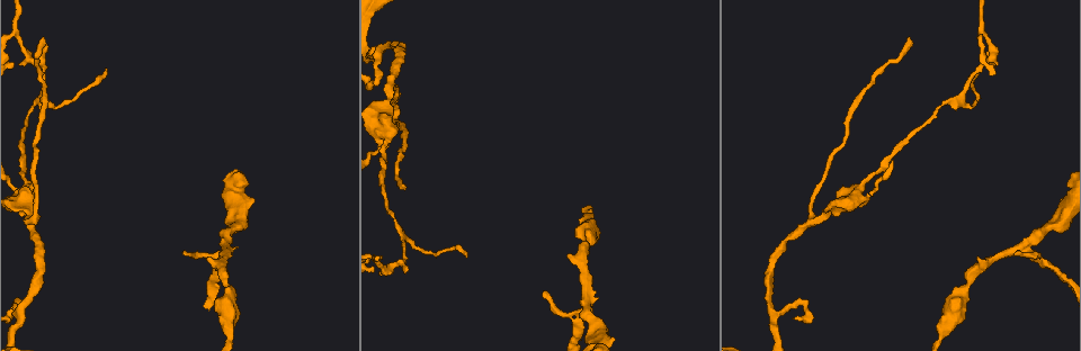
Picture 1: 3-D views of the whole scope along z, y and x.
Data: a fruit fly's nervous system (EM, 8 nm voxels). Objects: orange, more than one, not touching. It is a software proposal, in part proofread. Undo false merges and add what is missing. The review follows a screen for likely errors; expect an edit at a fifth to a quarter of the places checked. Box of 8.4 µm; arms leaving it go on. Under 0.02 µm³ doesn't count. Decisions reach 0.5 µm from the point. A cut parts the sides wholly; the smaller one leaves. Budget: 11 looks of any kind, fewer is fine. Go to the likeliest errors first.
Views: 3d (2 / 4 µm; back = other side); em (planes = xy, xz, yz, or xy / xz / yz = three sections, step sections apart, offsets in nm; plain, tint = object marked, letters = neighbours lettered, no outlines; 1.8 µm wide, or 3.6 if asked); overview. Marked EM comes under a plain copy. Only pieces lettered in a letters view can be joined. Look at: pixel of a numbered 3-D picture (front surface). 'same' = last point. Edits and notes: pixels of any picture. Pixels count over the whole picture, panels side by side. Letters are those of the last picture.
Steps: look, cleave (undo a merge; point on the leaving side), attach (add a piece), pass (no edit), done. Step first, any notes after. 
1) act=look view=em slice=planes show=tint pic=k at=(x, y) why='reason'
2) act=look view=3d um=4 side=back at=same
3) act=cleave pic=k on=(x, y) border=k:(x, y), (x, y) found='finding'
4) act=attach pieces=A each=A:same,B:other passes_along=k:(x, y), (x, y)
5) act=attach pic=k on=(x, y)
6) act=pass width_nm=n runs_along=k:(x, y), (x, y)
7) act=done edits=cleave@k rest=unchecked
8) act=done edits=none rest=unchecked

act=look view=3d um=4 pic=1 at=(24, 198) why='sudden change in width'

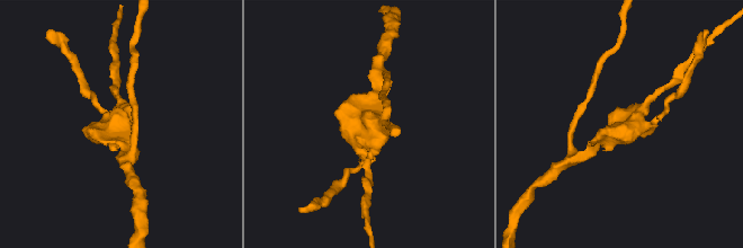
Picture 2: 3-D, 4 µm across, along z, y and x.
act=look view=em um=3.6 slice=yz step=4 show=tint pic=2 at=(371, 126)

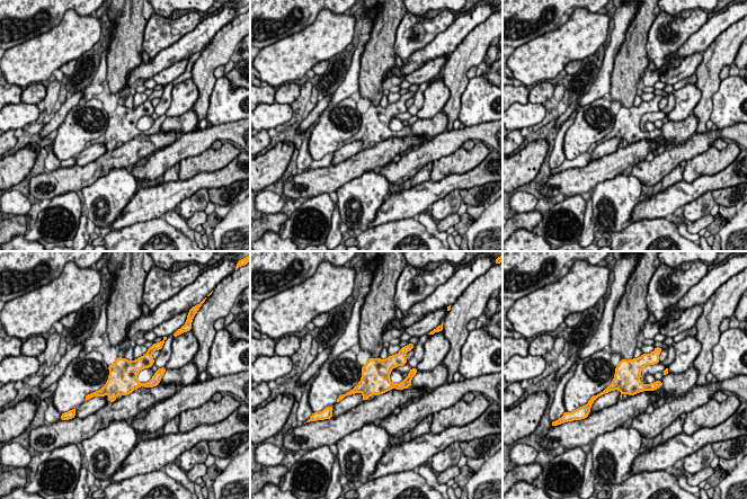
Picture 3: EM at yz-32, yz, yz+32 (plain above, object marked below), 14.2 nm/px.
act=look view=em um=3.6 slice=planes show=letters at=same

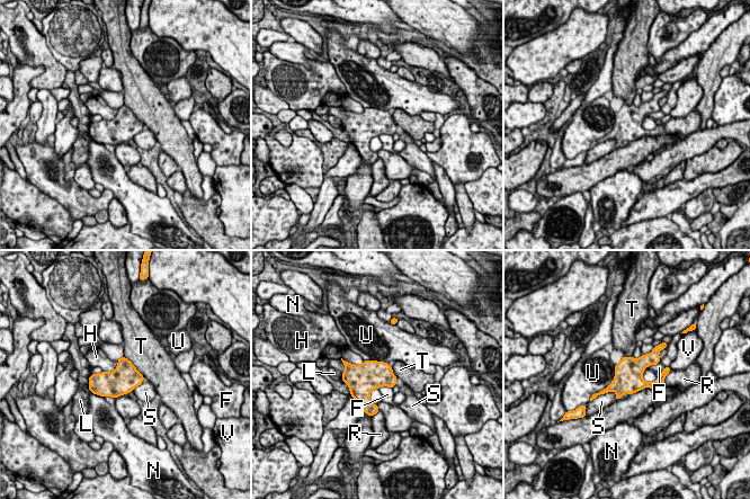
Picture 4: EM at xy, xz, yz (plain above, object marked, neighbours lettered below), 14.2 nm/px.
act=pass longest_contact=U:500nm each=F:other,H:other,L:other,N:other,R:other,S:other,T:other,U:other,V:other border=4:(659, 362), (648, 365), (643, 370) found='all the same cell'

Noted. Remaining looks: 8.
act=look view=3d um=2 pic=1 at=(385, 273) why='three-way junction'

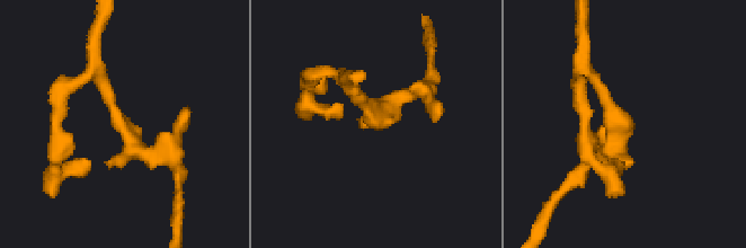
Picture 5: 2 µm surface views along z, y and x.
act=look view=em slice=planes show=letters pic=5 at=(625, 127)

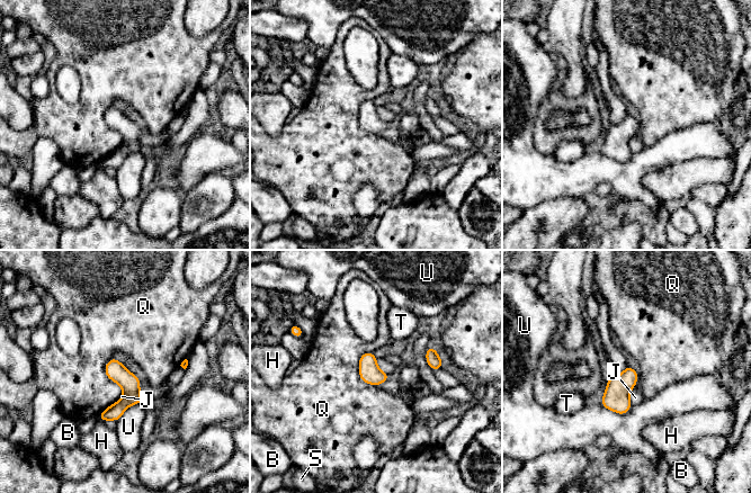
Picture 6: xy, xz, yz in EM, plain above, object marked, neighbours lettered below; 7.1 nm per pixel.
act=pass width_nm=140 each=B:other,H:other,J:other,Q:other,S:other,T:other,U:other border=6:(363, 352), (359, 377), (377, 386) found='all the same cell'

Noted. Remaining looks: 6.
act=look view=3d um=2 pic=1 at=(465, 255) why='an open end'

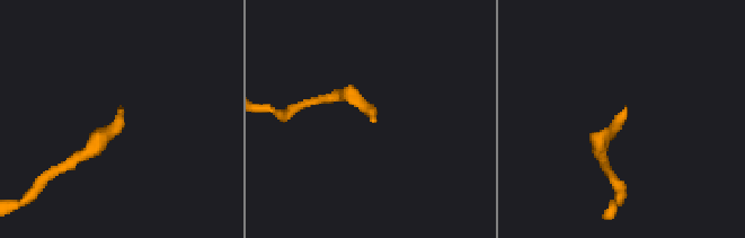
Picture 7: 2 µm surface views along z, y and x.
act=look view=em slice=planes show=letters pic=7 at=(624, 106)

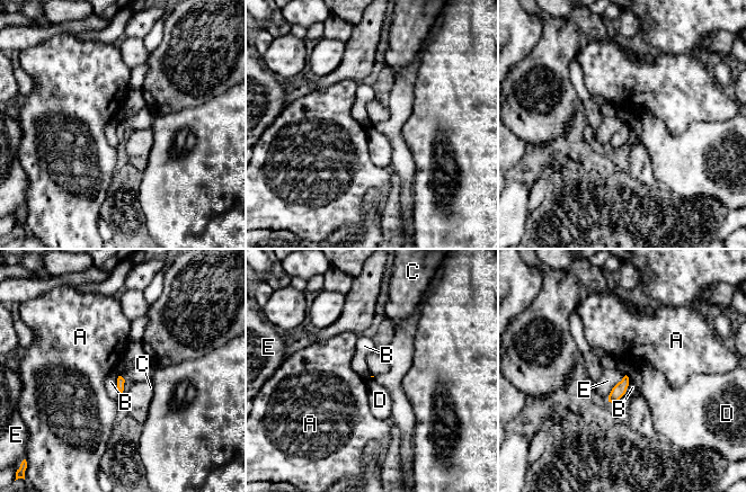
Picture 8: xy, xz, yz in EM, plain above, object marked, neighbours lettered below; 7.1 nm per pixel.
act=pass each=A:other,B:other,C:other,D:other,E:other found='none of them fits'

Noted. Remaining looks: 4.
act=look view=3d um=4 pic=1 at=(182, 252)

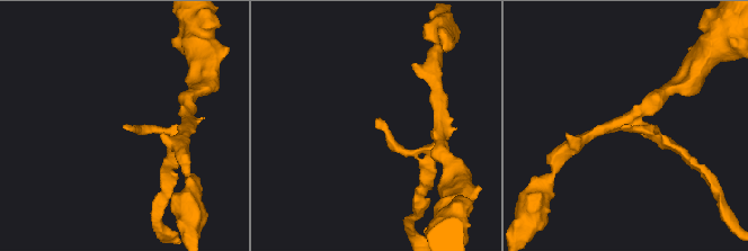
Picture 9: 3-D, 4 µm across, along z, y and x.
act=look view=em slice=xz step=16 show=letters pic=9 at=(624, 126) why='now the EM'

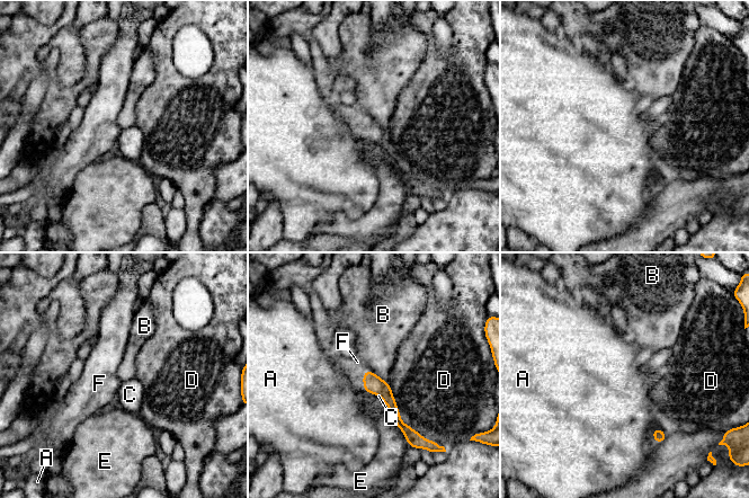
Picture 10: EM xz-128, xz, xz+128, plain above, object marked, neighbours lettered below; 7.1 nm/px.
act=look view=em slice=planes show=letters at=same

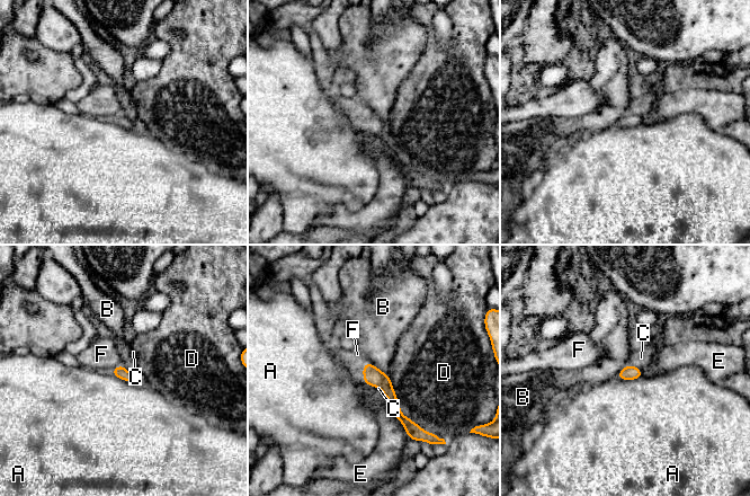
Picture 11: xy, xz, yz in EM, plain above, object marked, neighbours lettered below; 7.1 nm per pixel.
act=pass width_nm=90 each=A:other,B:other,C:other,D:other,E:other,F:other border=11:(364, 362), (374, 364), (387, 374) found='none of them fits'

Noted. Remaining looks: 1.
act=done edits=none rest=unchecked

